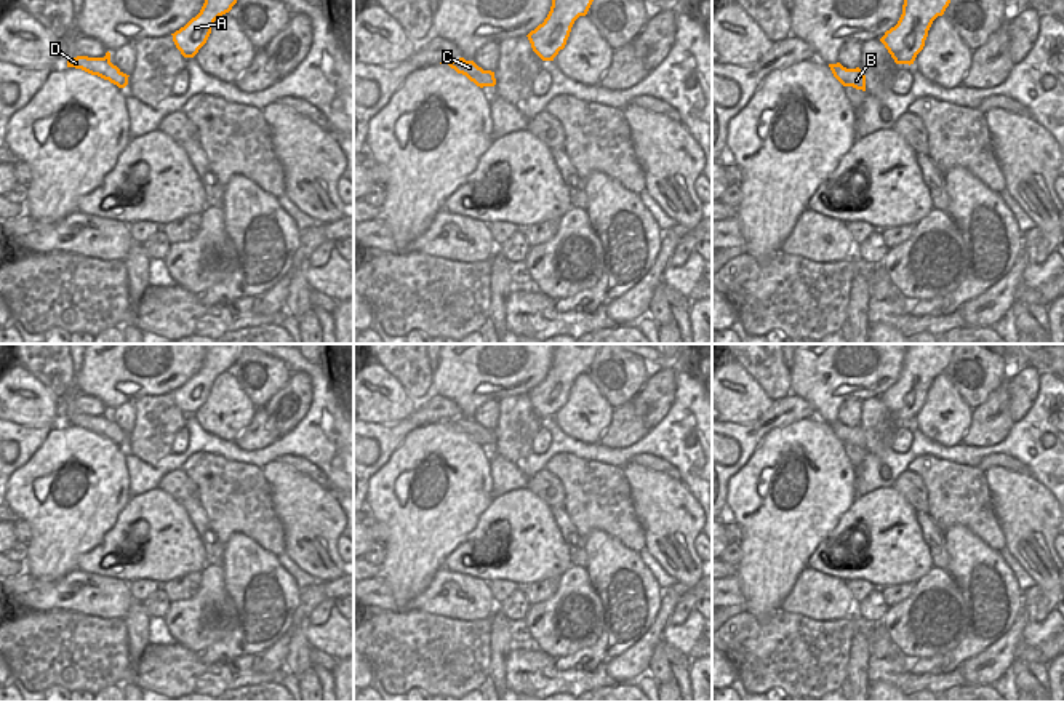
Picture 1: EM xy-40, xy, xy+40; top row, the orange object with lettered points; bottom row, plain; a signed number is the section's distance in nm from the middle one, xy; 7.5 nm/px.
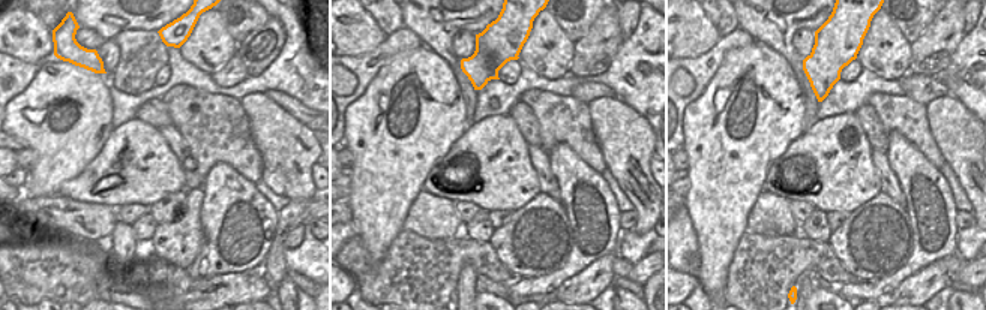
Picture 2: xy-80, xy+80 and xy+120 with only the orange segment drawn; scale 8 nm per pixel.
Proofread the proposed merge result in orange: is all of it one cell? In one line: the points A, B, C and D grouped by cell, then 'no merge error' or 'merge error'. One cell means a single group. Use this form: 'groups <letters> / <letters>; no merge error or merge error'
groups A B C D; no merge error

